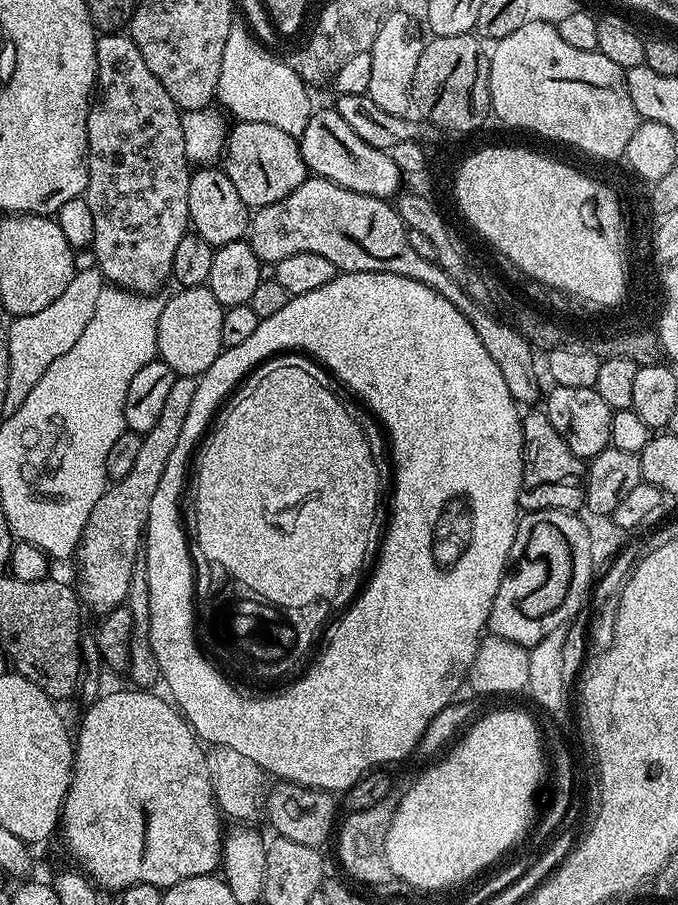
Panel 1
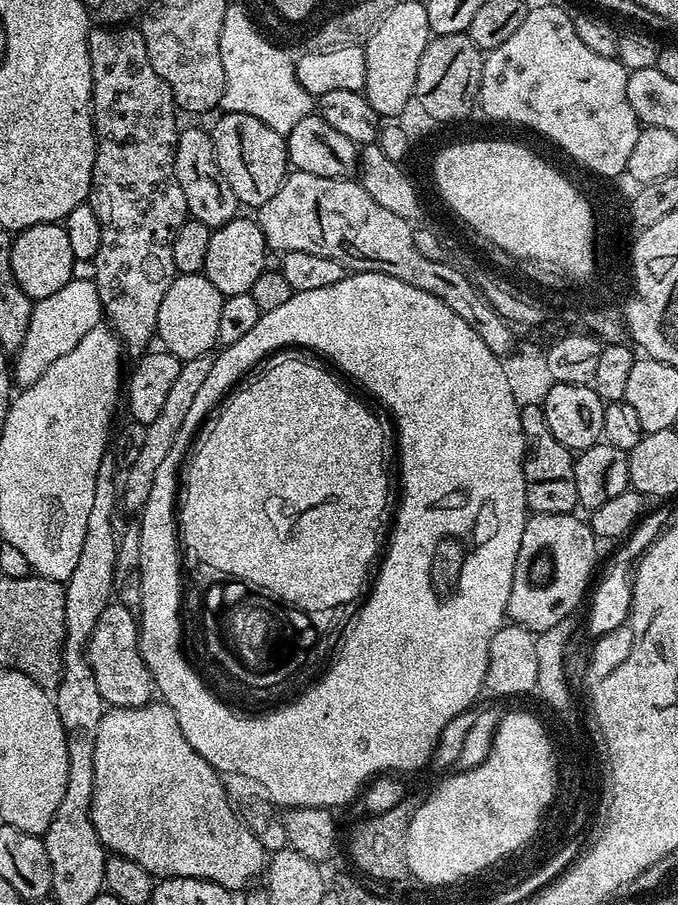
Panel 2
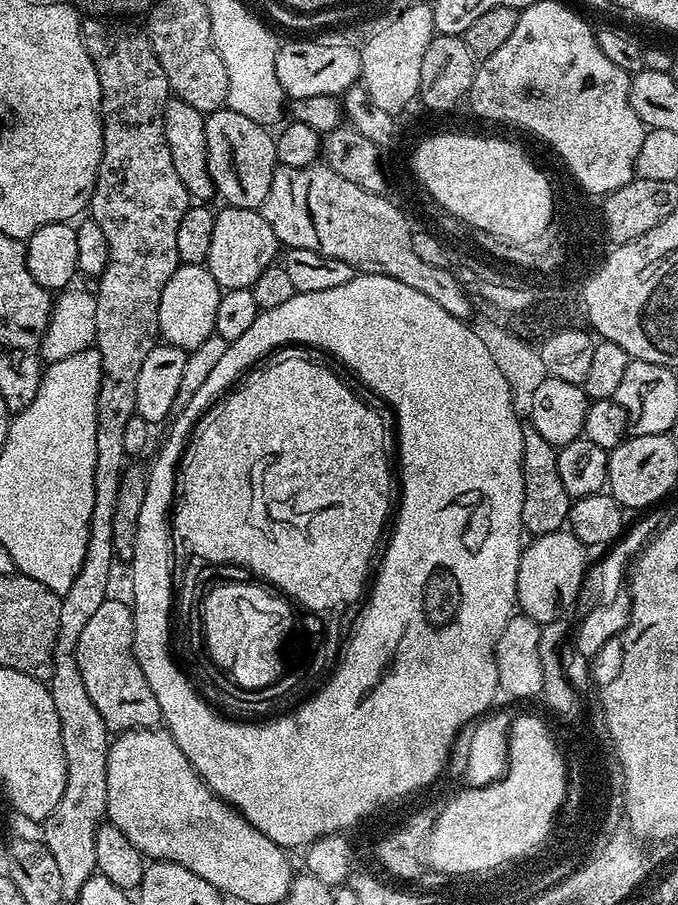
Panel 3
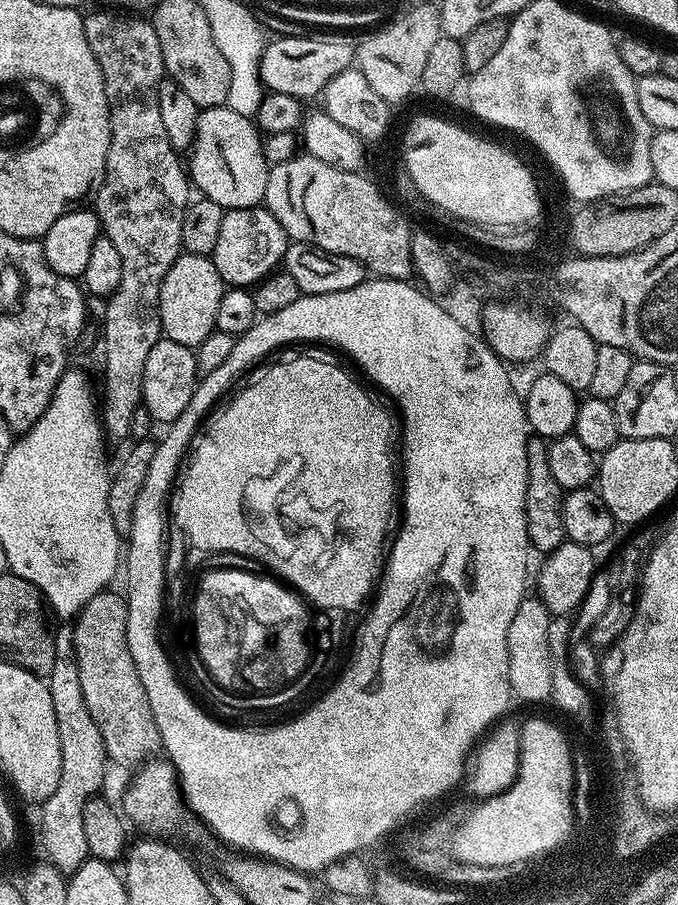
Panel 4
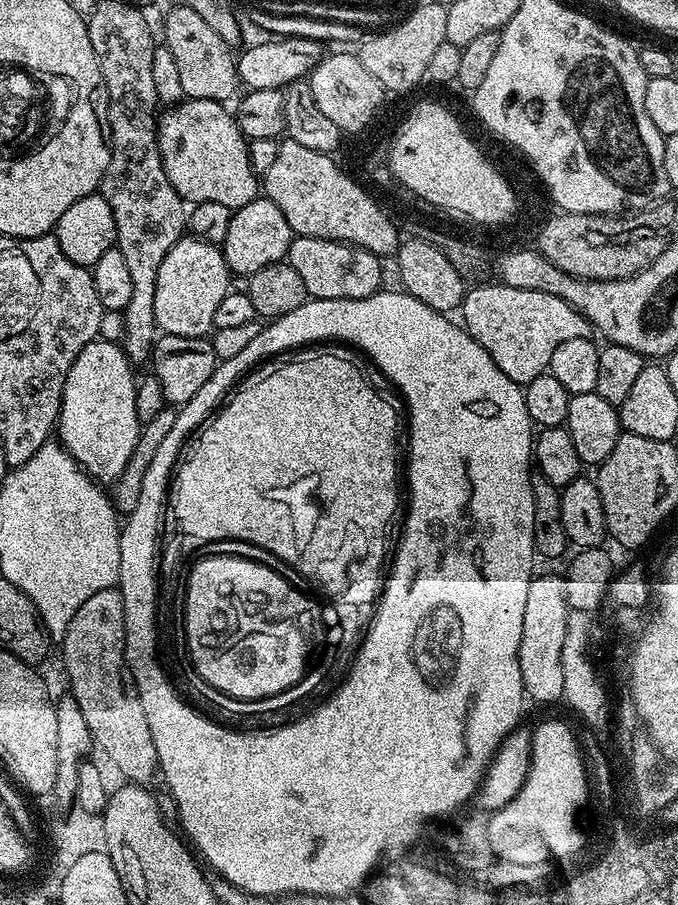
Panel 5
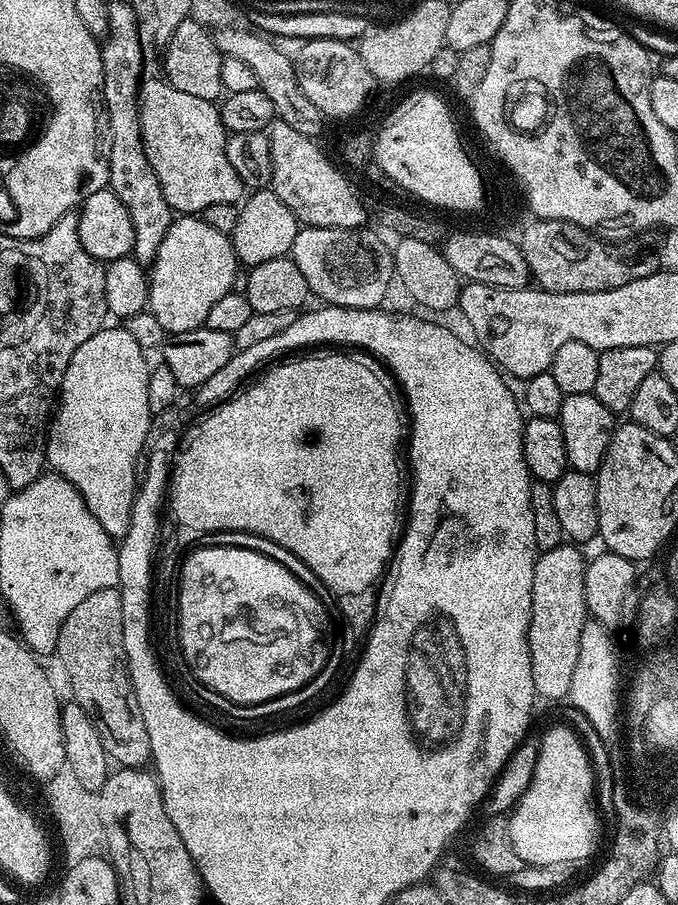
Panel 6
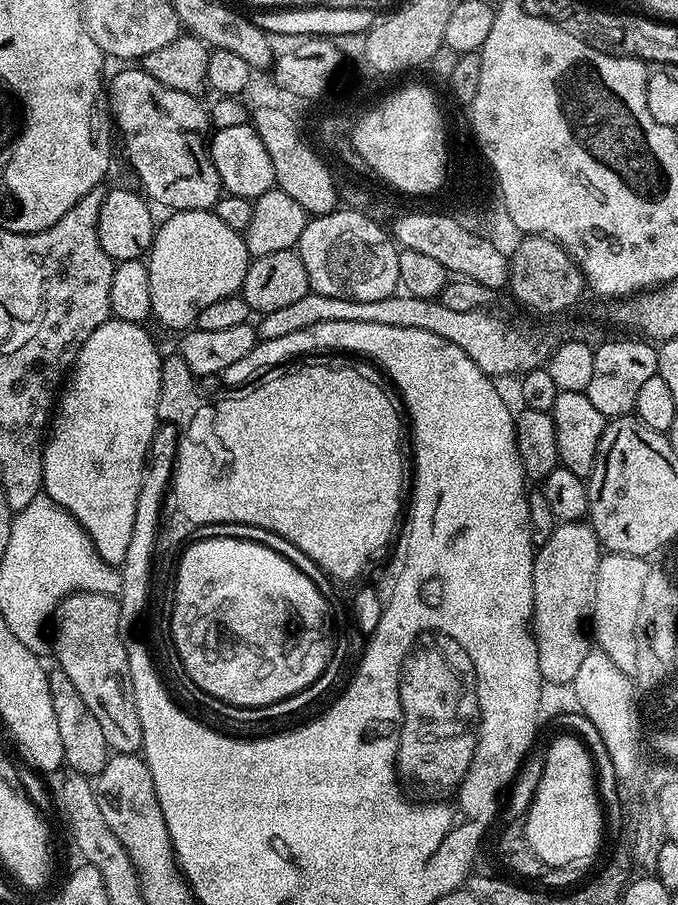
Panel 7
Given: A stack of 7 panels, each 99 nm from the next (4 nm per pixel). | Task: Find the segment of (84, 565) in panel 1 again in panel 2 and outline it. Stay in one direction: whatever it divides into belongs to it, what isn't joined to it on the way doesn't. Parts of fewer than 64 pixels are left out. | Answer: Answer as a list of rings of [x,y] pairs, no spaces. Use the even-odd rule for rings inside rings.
[[[199,356],[193,360],[183,361],[178,370],[178,378],[174,378],[174,383],[170,386],[170,391],[166,394],[166,402],[162,405],[162,411],[158,413],[158,418],[146,426],[146,438],[142,445],[142,450],[138,454],[138,459],[134,461],[134,466],[127,469],[125,478],[122,480],[122,504],[132,511],[132,514],[139,513],[144,507],[146,498],[150,498],[150,486],[154,486],[154,474],[158,466],[162,466],[162,461],[166,454],[170,454],[170,446],[174,446],[174,438],[178,438],[178,430],[182,430],[182,422],[186,419],[186,413],[190,411],[190,406],[194,403],[194,398],[198,394],[198,389],[202,387],[202,381],[206,379],[206,373],[210,371],[212,356]]]

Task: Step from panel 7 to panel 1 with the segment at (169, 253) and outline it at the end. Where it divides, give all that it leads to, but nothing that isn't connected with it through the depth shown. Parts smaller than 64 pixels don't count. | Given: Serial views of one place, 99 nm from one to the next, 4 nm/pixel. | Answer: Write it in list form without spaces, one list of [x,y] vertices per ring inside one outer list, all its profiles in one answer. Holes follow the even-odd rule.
[[[207,286],[199,288],[180,288],[171,297],[164,301],[162,318],[158,318],[158,342],[156,350],[159,359],[165,360],[177,376],[200,377],[203,372],[210,370],[210,365],[214,363],[214,358],[218,358],[220,349],[224,347],[222,342],[222,318],[225,307],[214,298],[214,294]]]

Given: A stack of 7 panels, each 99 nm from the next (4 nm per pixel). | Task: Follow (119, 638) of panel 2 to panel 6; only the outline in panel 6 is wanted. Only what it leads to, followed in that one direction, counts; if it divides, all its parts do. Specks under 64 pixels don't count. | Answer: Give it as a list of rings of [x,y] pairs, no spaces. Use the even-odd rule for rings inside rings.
[[[119,588],[98,590],[74,606],[62,622],[55,655],[68,675],[71,699],[86,714],[102,738],[109,761],[122,768],[144,768],[152,759],[150,734],[142,722],[142,710],[130,682],[126,650],[122,646],[122,598]]]

